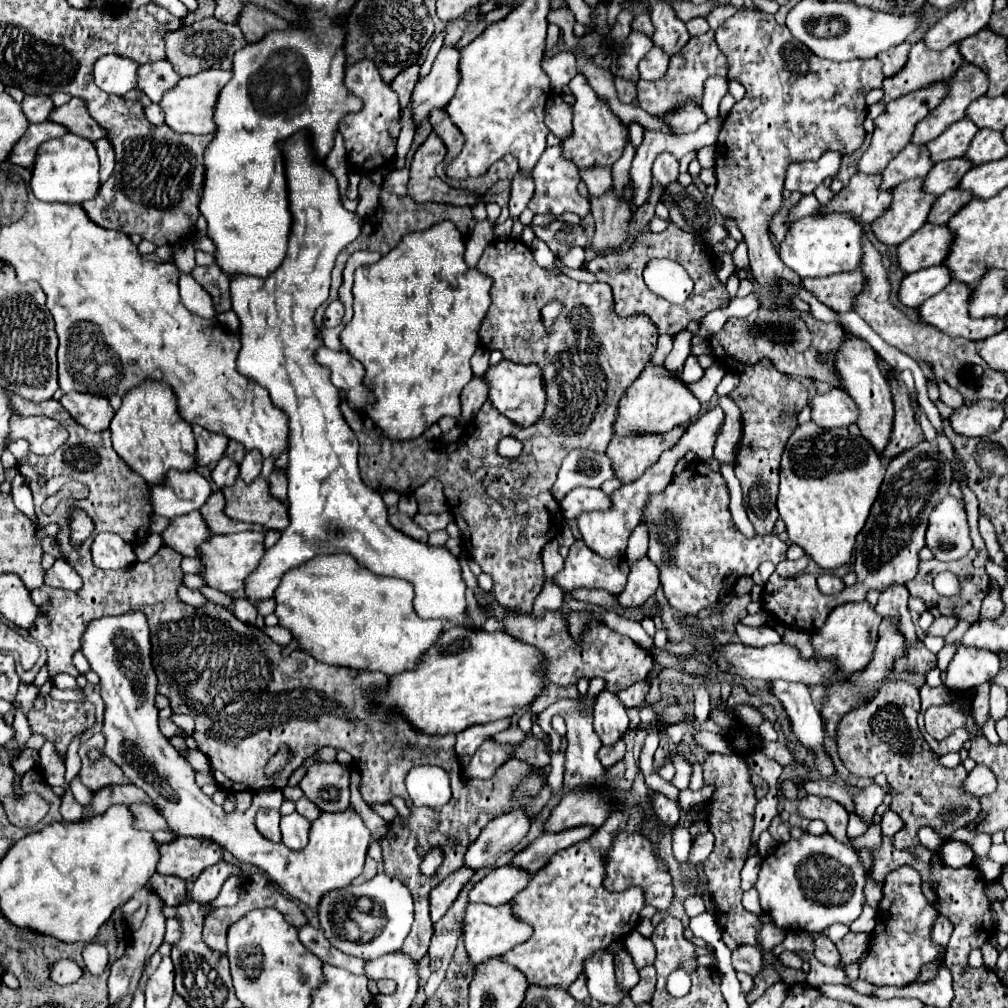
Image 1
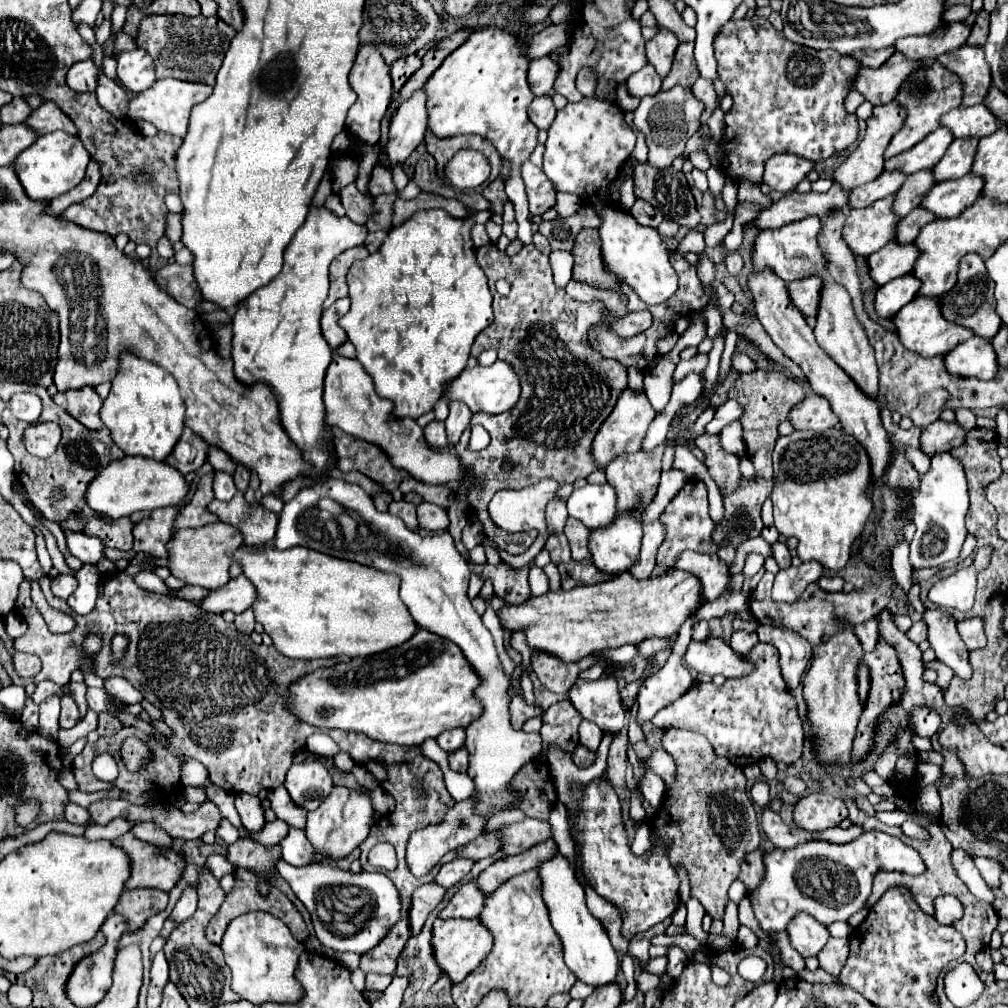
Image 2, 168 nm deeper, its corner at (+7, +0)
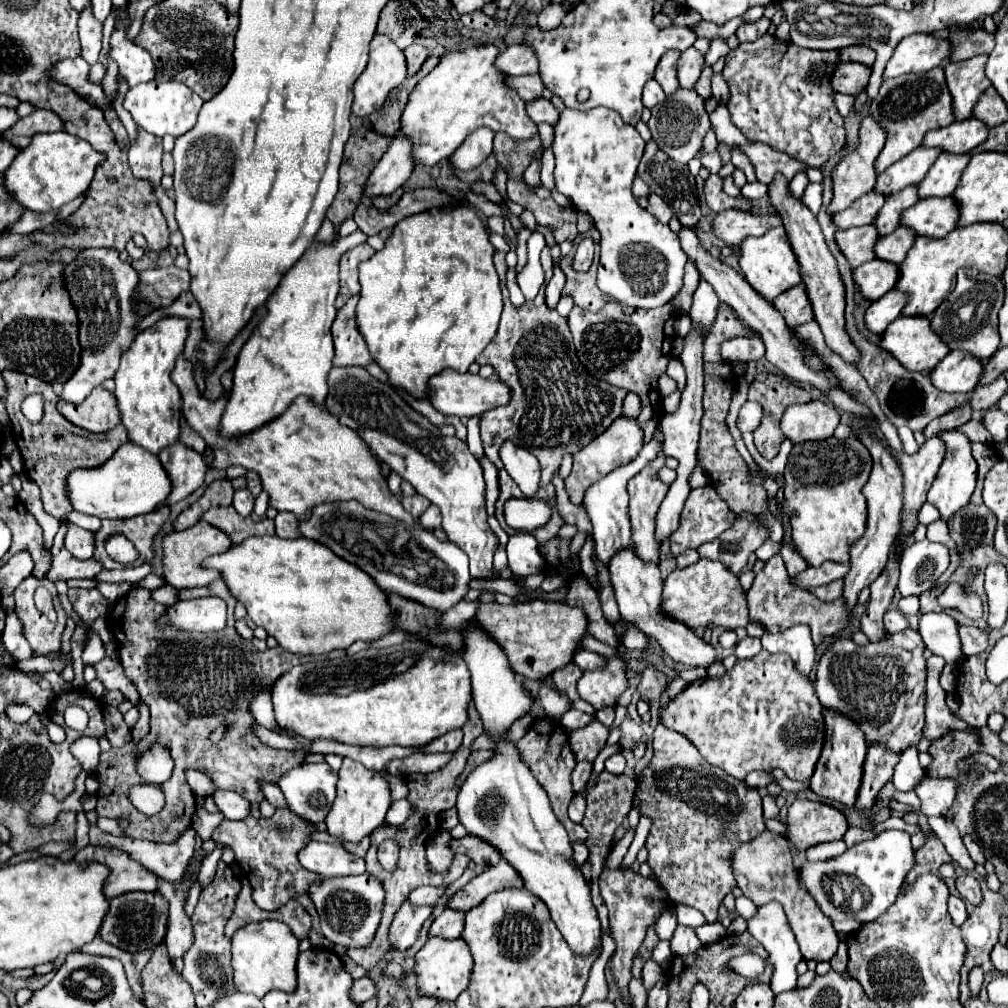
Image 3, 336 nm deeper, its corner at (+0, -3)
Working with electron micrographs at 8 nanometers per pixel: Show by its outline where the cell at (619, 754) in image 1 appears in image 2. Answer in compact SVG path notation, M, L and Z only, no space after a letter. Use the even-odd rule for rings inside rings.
M579 744L579 746L575 748L575 752L573 752L573 762L575 762L577 766L591 766L595 760L597 760L597 752L589 750L589 748L583 746L583 744Z

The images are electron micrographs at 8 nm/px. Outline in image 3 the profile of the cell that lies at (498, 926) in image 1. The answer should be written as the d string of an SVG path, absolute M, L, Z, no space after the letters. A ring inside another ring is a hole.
M432 937L426 941L426 945L416 953L416 963L412 967L412 973L416 975L416 987L422 997L434 997L444 1001L454 1001L464 987L468 987L468 979L472 975L472 955L468 951L468 945L462 939L446 941L440 937Z

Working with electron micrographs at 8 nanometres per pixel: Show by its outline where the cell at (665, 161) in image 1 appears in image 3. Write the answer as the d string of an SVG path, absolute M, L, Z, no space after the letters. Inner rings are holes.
M678 89L672 97L652 109L652 117L648 121L652 131L652 139L658 147L678 163L688 163L702 149L702 139L710 129L710 119L704 109L704 99L694 89Z

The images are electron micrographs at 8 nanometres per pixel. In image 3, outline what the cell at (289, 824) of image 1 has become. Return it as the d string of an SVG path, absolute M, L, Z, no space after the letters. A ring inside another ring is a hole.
M310 841L300 851L298 857L300 857L300 863L308 871L314 871L324 879L344 877L344 875L360 875L366 871L364 859L348 853L342 845Z

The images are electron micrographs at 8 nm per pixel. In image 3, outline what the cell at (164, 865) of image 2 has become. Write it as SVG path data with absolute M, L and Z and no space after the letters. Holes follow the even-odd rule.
M86 845L74 859L78 863L98 861L110 869L108 883L104 883L104 895L108 895L108 899L128 891L156 891L156 875L120 849Z

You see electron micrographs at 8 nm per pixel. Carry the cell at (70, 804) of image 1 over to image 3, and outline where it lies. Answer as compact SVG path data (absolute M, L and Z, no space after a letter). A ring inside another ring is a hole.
M96 825L90 827L90 845L98 845L98 847L116 847L122 849L124 853L128 853L134 861L138 861L142 867L146 867L148 871L152 871L156 877L166 879L172 885L178 885L186 873L188 861L194 853L194 829L188 829L186 833L182 833L182 837L172 843L172 845L164 845L164 843L152 843L152 841L142 841L142 839L132 839L132 837L114 837L108 833L102 833Z

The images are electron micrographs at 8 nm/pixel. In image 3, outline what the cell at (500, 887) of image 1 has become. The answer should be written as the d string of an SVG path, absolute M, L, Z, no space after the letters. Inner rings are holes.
M444 909L440 917L428 929L428 937L444 937L444 939L458 939L464 929L464 913Z

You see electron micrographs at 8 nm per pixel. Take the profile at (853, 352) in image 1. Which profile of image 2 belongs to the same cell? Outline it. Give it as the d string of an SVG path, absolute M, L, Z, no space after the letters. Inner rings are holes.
M825 280L823 292L821 292L821 304L817 314L817 326L815 326L815 338L817 344L851 376L851 380L865 392L869 398L877 398L879 392L879 372L877 362L873 356L873 348L865 336L865 330L861 328L861 322L857 320L849 294L839 284Z

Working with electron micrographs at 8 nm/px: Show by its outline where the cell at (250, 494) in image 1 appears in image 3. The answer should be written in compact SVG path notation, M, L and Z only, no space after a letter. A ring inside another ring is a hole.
M234 507L208 509L208 511L204 511L204 515L200 519L208 521L210 525L224 531L232 539L232 543L240 543L252 535L274 535L274 521L272 519L268 519L268 517L264 517L264 519L248 517L246 519L246 517L236 515Z

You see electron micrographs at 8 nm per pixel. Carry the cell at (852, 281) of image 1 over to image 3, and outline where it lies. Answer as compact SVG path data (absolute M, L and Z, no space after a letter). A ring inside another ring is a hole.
M796 285L784 293L780 293L772 305L784 315L786 323L790 329L802 325L802 323L808 323L814 319L814 313L812 313L812 305L806 297L806 289L804 285Z

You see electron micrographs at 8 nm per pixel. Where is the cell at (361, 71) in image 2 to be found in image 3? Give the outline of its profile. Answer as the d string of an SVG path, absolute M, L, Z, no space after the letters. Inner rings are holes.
M374 35L372 43L370 43L368 67L364 69L364 73L354 83L352 113L358 115L358 117L368 117L370 113L374 113L376 109L382 107L382 103L388 97L388 93L394 87L398 87L404 79L406 79L406 57L404 57L404 53L392 43L392 39L388 39L384 35Z

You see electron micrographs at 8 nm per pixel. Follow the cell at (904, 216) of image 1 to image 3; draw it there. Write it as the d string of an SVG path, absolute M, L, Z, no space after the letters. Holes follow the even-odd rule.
M874 225L854 227L848 231L836 231L836 243L850 267L860 267L862 263L874 259L874 243L878 241L878 233Z

